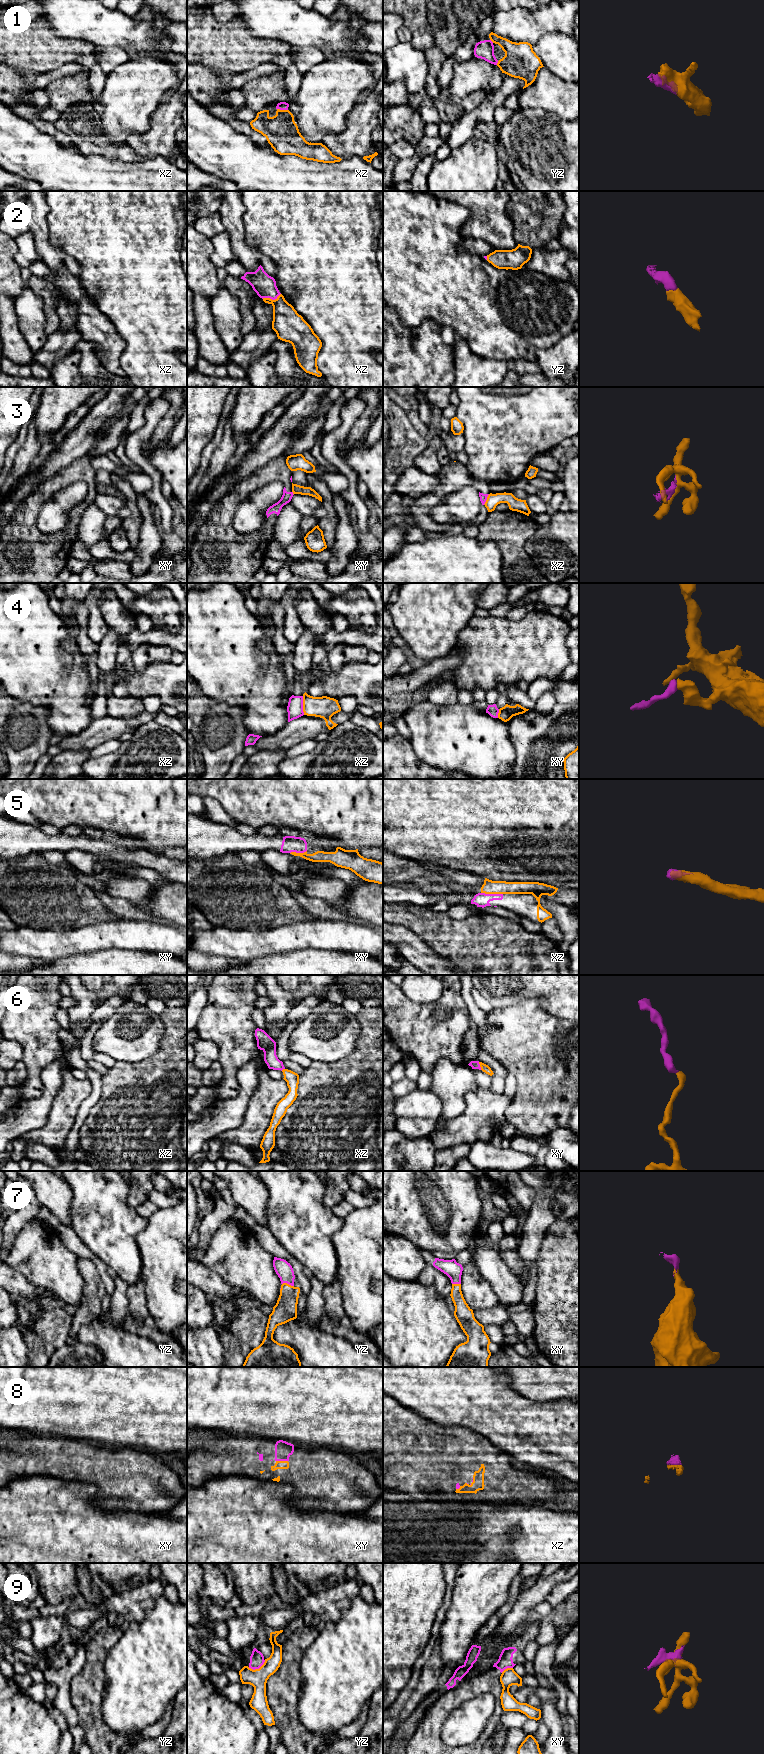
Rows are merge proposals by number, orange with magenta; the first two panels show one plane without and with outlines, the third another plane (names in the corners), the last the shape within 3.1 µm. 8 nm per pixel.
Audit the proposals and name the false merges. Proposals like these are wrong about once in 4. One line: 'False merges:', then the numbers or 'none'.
False merges: 3, 4, 9

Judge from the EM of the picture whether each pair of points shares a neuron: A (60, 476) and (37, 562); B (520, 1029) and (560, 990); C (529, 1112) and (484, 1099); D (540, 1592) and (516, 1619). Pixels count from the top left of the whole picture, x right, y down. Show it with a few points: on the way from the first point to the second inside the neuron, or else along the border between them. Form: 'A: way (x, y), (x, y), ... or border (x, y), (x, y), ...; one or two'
A: way (39, 497), (29, 508), (29, 541); one
B: border (520, 1001), (542, 998), (543, 1007), (563, 1020); two
C: border (513, 1099), (513, 1102), (507, 1108), (502, 1118); two
D: way (533, 1598), (521, 1612); one

